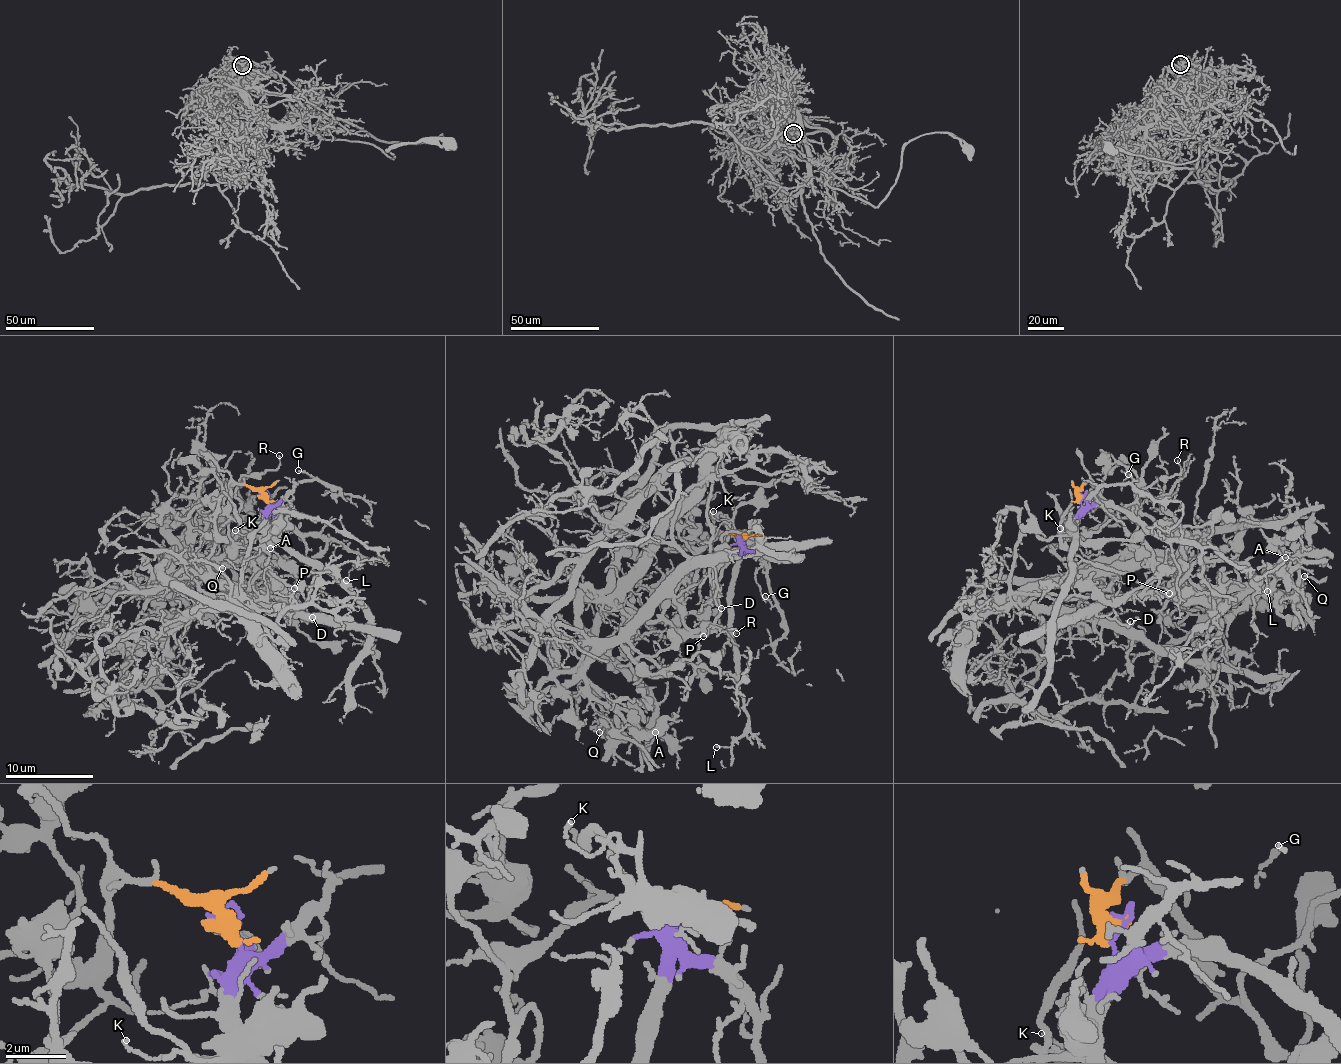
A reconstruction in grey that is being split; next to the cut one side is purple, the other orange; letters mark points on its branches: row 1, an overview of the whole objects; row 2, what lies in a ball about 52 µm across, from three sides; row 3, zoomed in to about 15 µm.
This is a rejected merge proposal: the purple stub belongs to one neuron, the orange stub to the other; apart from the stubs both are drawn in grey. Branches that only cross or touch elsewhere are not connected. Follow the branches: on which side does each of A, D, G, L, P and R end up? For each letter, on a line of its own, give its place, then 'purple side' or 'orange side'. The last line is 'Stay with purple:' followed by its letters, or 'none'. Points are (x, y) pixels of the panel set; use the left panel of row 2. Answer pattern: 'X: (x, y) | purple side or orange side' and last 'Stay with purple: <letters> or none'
A: (270, 548) | orange side
D: (312, 617) | orange side
G: (298, 470) | purple side
L: (346, 580) | purple side
P: (294, 588) | orange side
R: (279, 455) | orange side
Stay with purple: G, L

